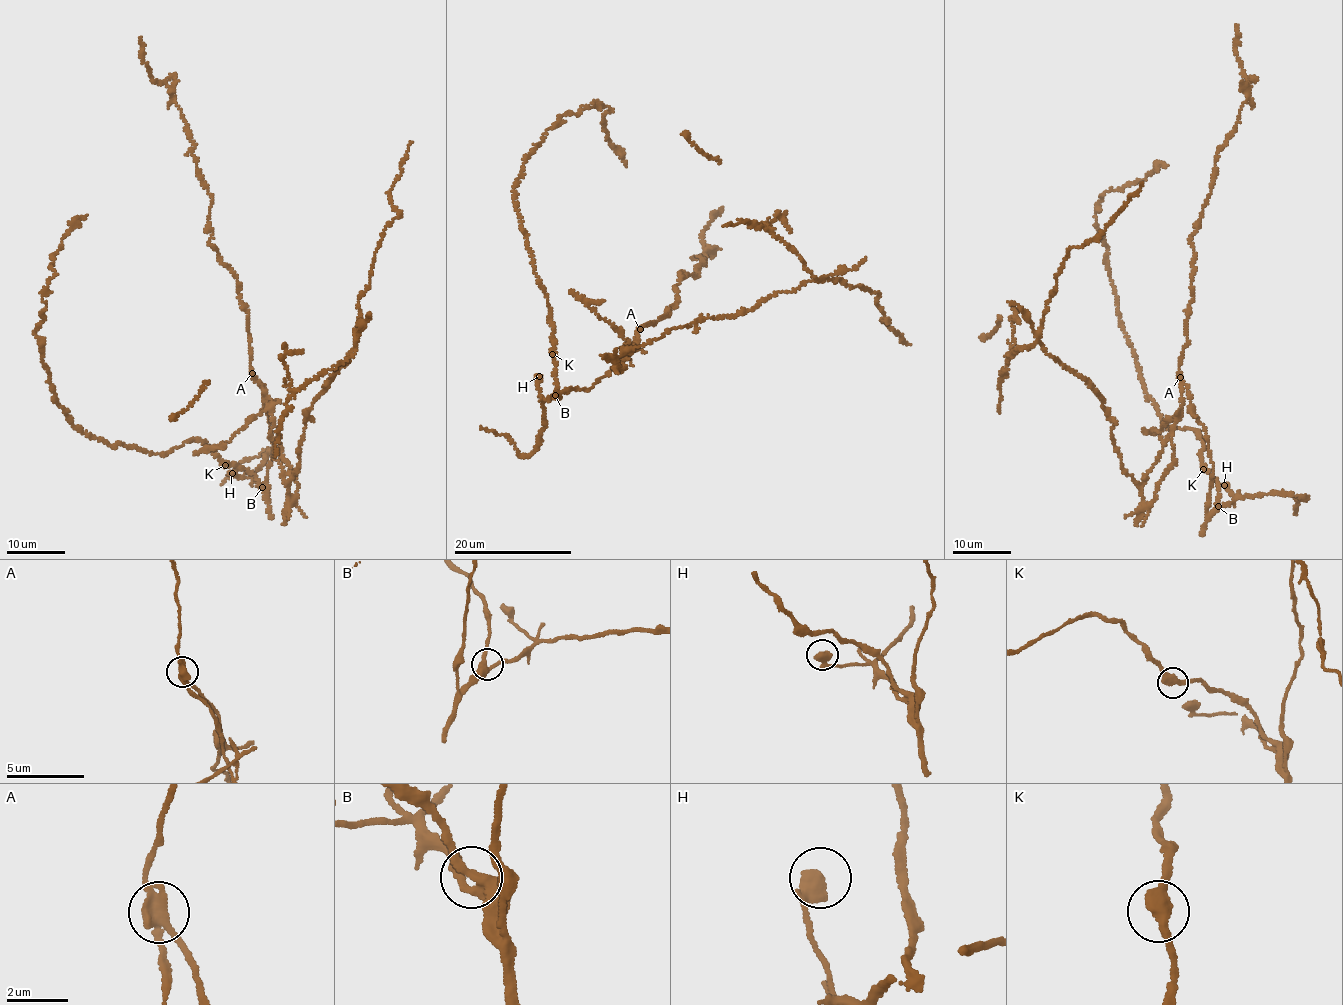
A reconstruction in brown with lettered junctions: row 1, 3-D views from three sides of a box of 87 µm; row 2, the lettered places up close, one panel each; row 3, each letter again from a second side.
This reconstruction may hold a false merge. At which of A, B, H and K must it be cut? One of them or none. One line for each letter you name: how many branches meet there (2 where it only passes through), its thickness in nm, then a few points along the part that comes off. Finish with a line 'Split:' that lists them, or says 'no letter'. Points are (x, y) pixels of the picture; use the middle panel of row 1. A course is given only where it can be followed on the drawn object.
A: branches 3; calibre 320 nm
Split: A

